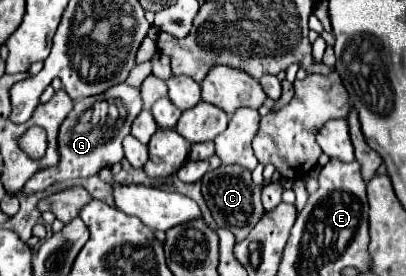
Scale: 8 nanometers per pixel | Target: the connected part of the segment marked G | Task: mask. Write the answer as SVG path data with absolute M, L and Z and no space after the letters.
M118 83L100 95L84 97L76 101L72 113L66 117L58 133L60 163L52 169L42 169L40 173L32 175L30 181L24 185L24 191L36 193L52 185L54 181L90 177L90 175L96 175L102 167L118 163L124 157L122 139L130 133L130 125L140 111L142 111L140 89L128 83Z

